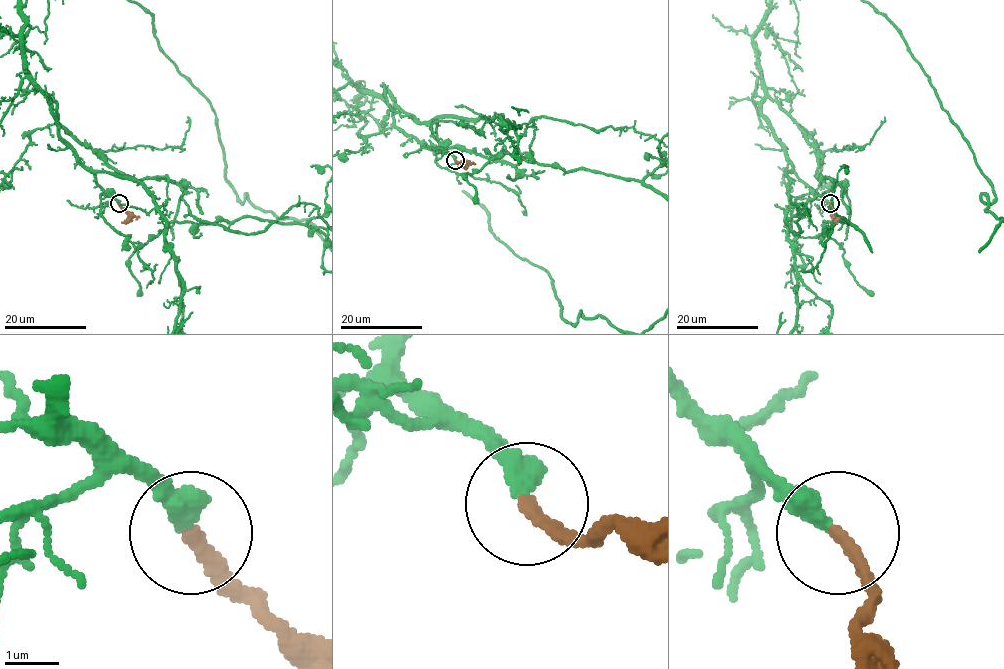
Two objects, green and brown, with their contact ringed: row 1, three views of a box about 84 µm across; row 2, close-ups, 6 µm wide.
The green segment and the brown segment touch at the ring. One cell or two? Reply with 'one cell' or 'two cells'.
one cell

